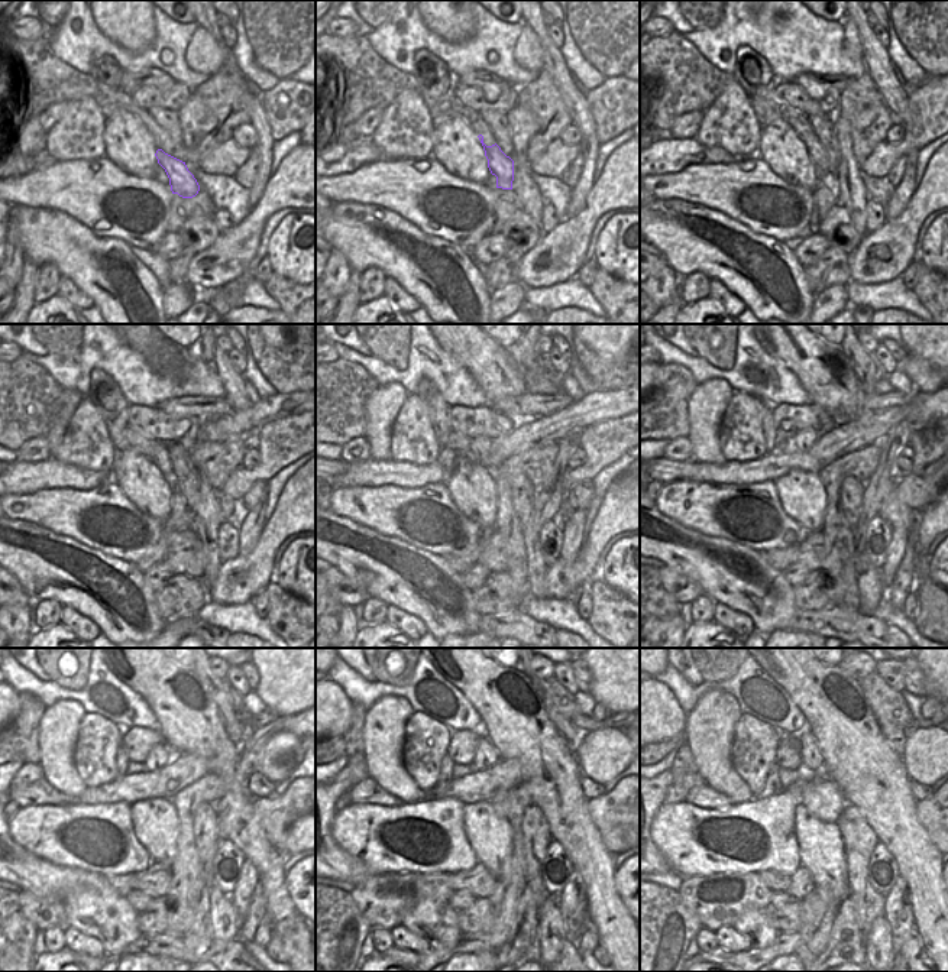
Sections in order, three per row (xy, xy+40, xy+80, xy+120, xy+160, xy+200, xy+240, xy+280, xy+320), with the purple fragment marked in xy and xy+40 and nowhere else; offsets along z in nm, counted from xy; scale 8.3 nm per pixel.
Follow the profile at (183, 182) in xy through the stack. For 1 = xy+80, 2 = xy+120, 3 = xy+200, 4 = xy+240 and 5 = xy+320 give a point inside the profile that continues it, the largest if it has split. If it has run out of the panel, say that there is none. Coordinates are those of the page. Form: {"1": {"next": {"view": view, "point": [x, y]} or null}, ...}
{"1": {"next": {"view": "xy+80", "point": [818, 155]}}, "2": {"next": {"view": "xy+120", "point": [161, 459]}}, "3": {"next": {"view": "xy+200", "point": [805, 438]}}, "4": {"next": {"view": "xy+240", "point": [161, 754]}}, "5": {"next": {"view": "xy+320", "point": [812, 760]}}}

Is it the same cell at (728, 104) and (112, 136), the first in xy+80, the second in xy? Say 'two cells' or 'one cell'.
two cells

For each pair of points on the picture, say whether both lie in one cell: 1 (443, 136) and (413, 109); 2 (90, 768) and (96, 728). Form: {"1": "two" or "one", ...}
{"1": "two", "2": "one"}

